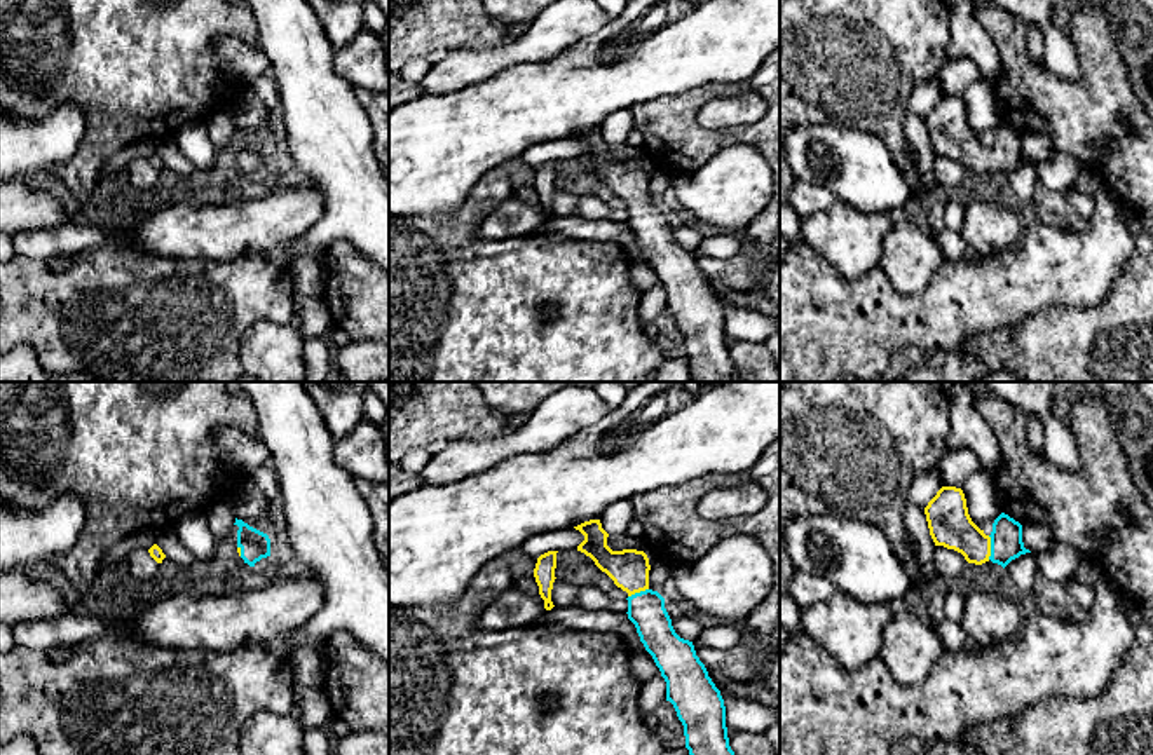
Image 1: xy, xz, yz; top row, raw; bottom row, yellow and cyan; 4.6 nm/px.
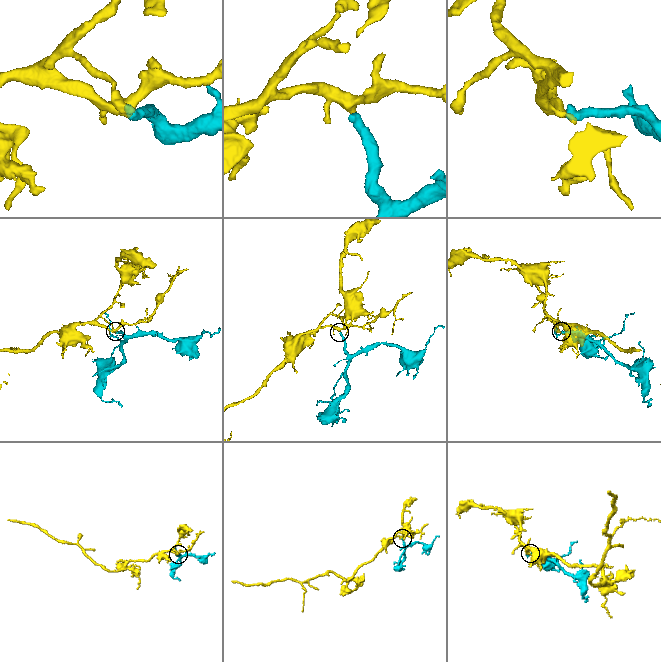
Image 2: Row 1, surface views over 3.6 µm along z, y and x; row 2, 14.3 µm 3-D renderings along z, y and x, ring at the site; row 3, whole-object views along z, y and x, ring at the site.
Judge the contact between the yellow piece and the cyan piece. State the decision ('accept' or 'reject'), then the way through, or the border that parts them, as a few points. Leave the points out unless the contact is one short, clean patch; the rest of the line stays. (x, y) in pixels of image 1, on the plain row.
accept | across yz (949, 133), (977, 157), (989, 157), (1007, 154)

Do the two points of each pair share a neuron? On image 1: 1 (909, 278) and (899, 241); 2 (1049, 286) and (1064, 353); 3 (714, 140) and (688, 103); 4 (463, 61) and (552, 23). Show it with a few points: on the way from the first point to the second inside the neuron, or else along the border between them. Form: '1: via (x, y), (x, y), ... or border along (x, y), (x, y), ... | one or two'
1: via (909, 269), (906, 250) | one
2: border along (1094, 306), (1049, 307), (1016, 325) | two
3: via (703, 138), (688, 122), (688, 114) | one
4: via (485, 61), (494, 61), (529, 46) | one

